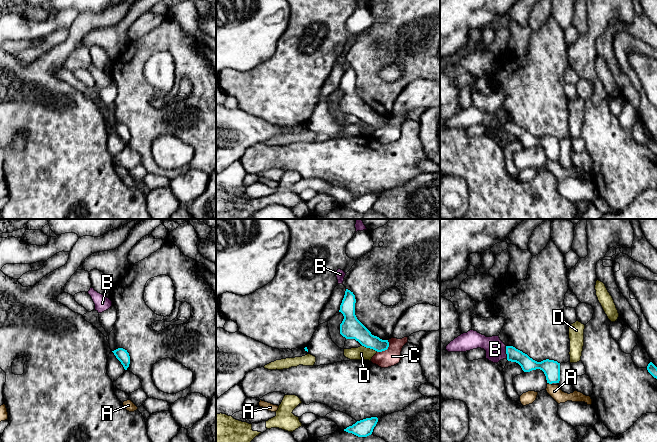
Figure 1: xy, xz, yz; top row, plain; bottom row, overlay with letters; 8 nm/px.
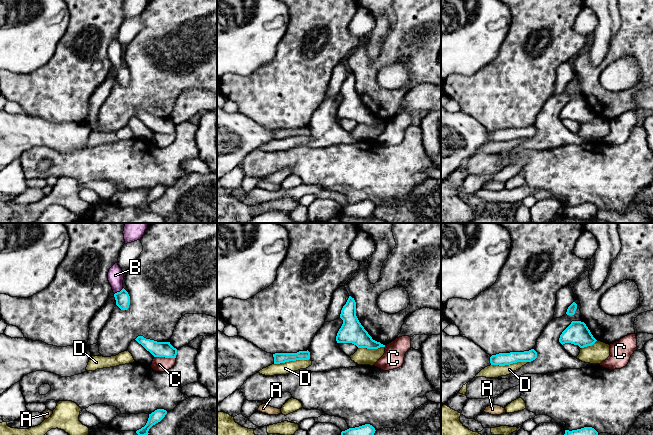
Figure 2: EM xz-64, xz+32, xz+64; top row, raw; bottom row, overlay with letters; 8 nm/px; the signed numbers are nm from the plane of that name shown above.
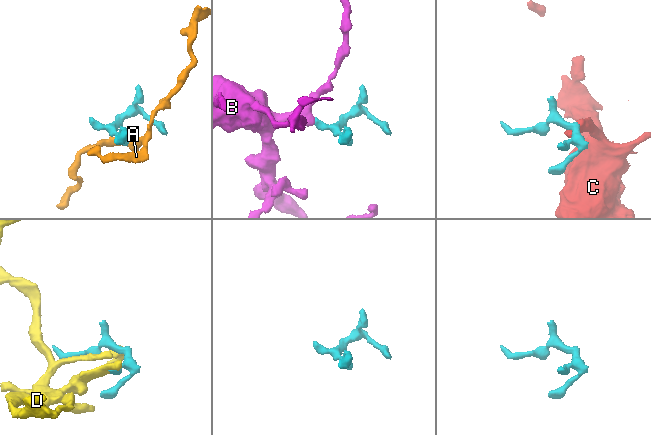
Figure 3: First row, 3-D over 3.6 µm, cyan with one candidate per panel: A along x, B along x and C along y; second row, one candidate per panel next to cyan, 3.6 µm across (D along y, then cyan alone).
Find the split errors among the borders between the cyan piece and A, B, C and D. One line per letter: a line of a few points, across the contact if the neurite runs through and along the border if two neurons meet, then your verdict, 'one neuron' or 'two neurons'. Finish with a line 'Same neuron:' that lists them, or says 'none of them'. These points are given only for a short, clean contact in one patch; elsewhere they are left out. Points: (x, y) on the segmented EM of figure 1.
A: line yz (548, 382), (551, 384); two neurons
B: line yz (527, 364), (518, 356), (506, 352), (495, 349); one neuron
C: line xz (388, 340), (388, 347), (377, 352); two neurons
D: two neurons
Same neuron: B

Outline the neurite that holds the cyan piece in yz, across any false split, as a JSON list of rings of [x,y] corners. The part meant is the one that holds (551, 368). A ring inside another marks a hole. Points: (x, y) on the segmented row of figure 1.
[[[470,330],[461,334],[446,346],[448,352],[466,352],[477,348],[484,349],[486,359],[493,363],[507,359],[518,363],[524,372],[536,369],[542,370],[549,384],[559,383],[560,381],[560,363],[549,359],[537,362],[515,347],[506,346],[499,336],[486,337],[477,331]]]

